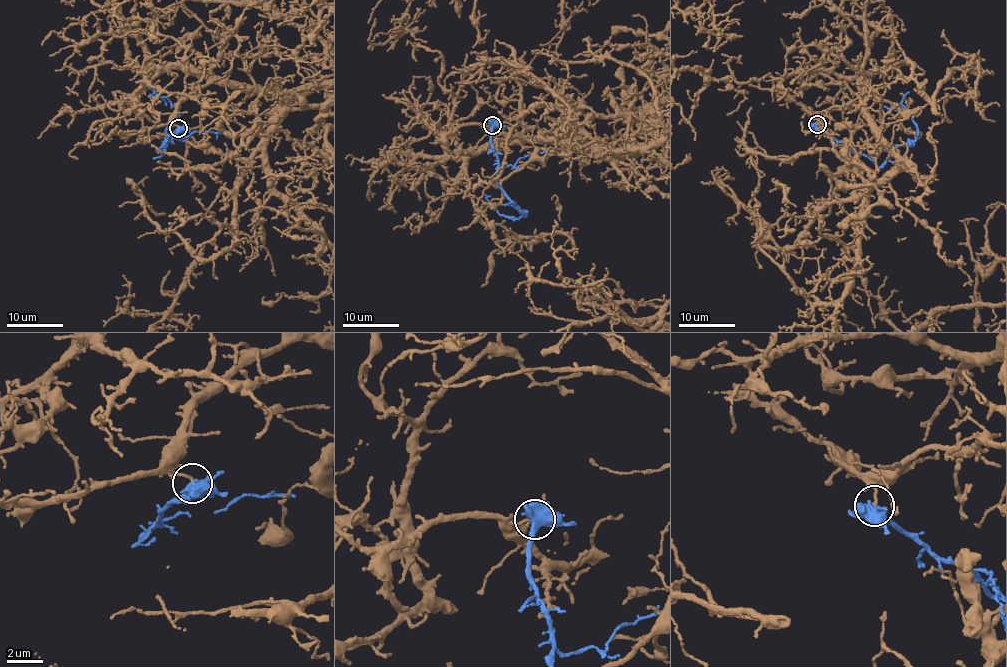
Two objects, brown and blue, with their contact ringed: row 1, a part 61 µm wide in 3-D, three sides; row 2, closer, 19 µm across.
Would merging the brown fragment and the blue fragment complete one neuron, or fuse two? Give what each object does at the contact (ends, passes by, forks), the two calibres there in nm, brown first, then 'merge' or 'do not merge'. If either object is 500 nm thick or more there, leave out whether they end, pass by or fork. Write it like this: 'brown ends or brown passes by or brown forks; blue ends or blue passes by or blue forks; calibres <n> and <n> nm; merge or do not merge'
calibres 150 and 550 nm; do not merge

